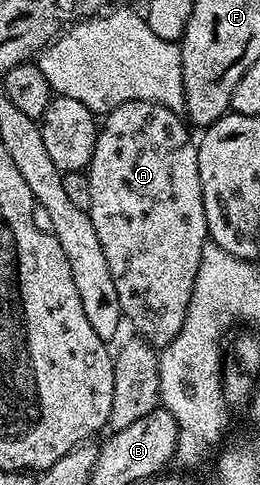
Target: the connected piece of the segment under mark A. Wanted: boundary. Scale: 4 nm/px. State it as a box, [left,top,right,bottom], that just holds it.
[87,102,207,350]

